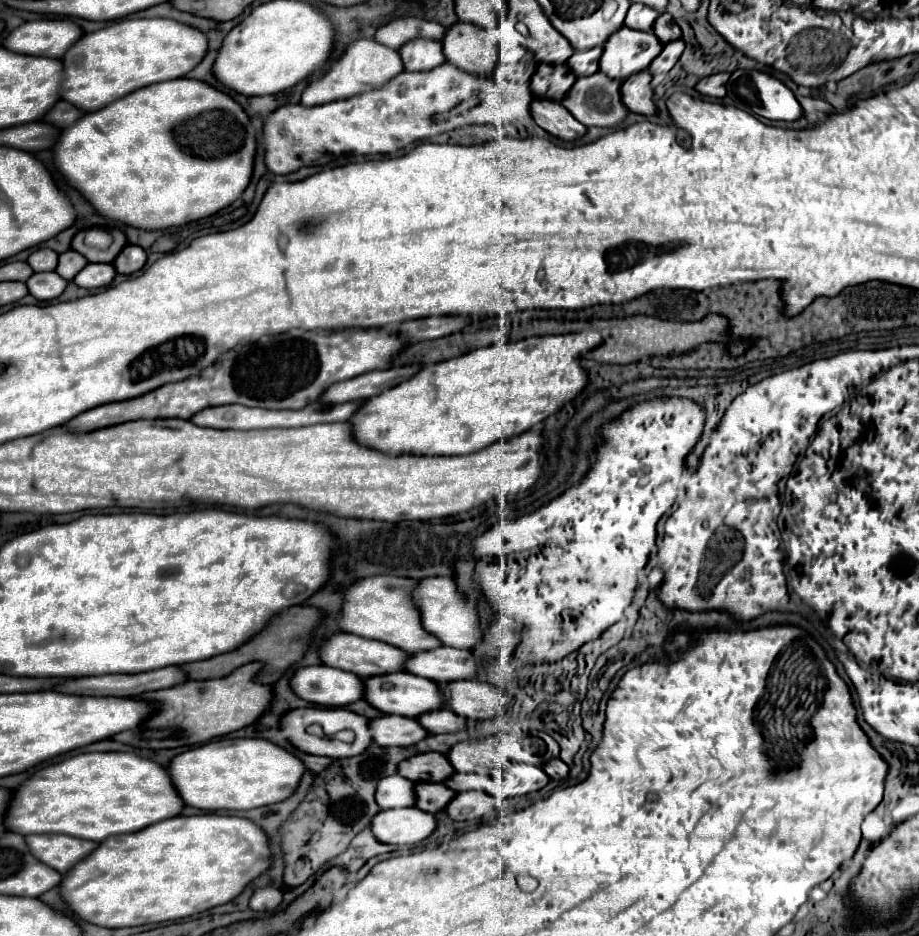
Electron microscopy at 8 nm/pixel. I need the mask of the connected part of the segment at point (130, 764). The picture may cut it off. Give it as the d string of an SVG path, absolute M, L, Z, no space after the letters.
M81 753L81 755L73 755L69 759L63 759L61 763L53 763L53 765L47 765L39 771L35 771L27 781L23 781L15 791L13 791L13 797L11 797L11 807L7 807L7 831L13 831L13 833L21 833L21 835L31 835L31 833L67 833L71 837L79 837L79 839L91 839L95 843L101 843L103 839L107 839L109 835L121 835L121 833L133 833L133 831L141 831L143 827L147 825L153 825L157 821L163 821L163 819L169 819L169 817L175 817L179 815L183 809L183 801L179 797L179 793L175 791L175 787L171 785L171 779L165 771L165 767L157 765L155 761L151 759L143 759L135 753Z

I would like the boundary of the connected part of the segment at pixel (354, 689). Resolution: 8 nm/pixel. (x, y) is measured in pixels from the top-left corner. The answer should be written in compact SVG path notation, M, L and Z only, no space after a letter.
M327 665L299 667L289 683L297 697L323 707L345 707L363 697L363 681L357 675Z

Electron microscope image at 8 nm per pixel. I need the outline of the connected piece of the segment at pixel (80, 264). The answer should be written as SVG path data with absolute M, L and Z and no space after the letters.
M65 251L59 255L59 265L55 269L55 273L59 273L59 277L73 281L73 277L87 265L87 259L83 255L79 255L77 251Z

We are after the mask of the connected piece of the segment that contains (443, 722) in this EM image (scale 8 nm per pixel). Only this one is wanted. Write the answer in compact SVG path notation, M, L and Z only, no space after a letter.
M447 707L439 711L429 711L427 715L421 715L417 721L427 733L455 733L465 727L465 719L455 715Z

